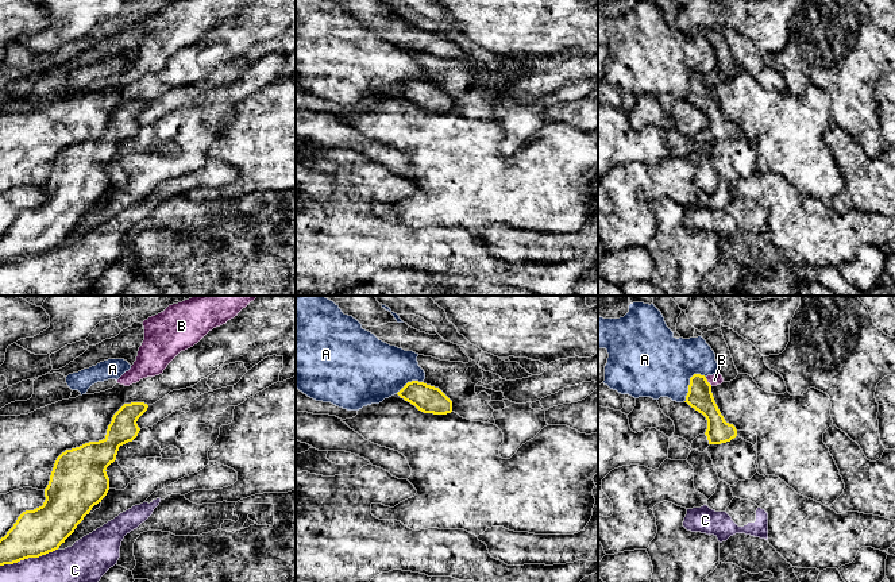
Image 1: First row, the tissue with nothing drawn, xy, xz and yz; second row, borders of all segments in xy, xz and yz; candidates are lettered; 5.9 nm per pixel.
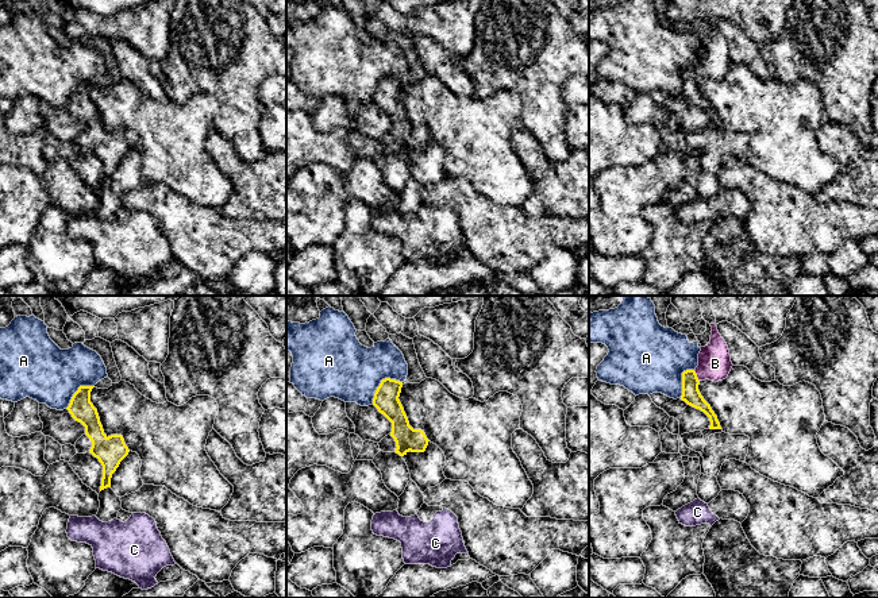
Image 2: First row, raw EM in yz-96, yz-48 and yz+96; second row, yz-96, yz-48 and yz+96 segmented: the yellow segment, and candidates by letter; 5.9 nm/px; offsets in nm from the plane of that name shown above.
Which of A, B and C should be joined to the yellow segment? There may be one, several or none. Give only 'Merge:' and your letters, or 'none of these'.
Merge: B

